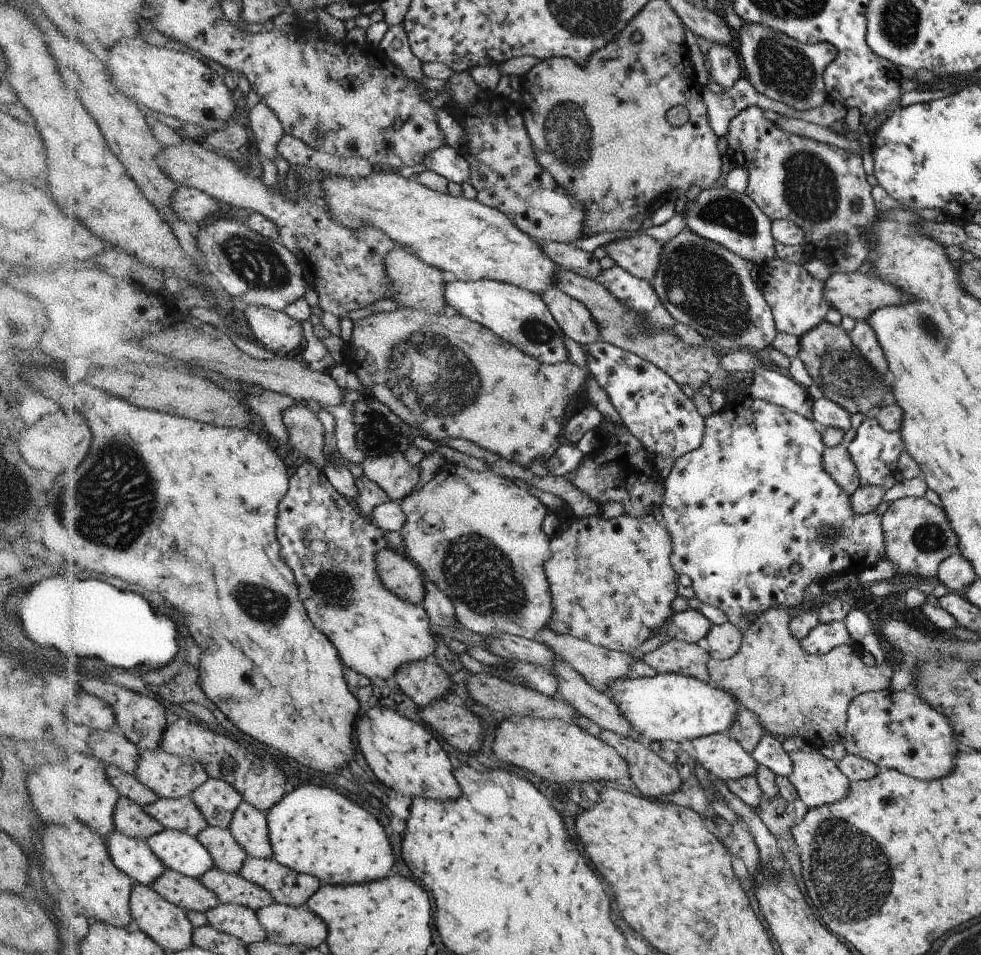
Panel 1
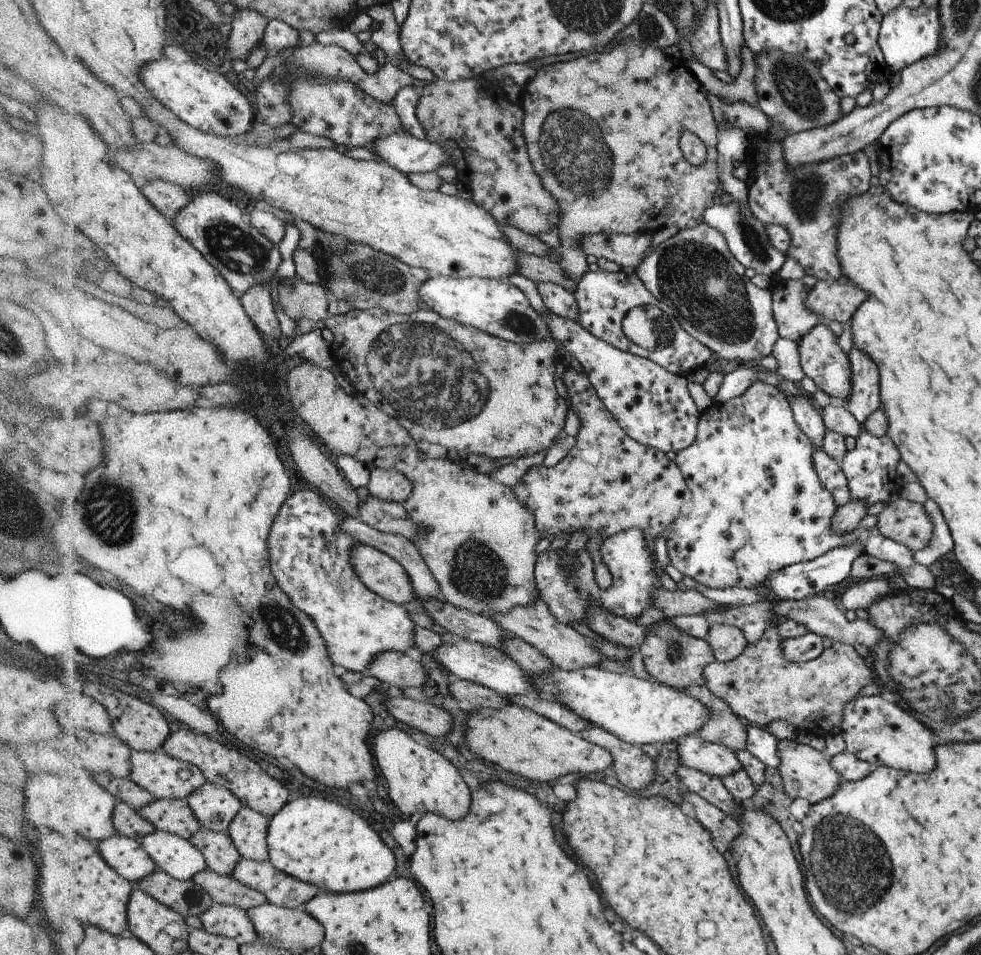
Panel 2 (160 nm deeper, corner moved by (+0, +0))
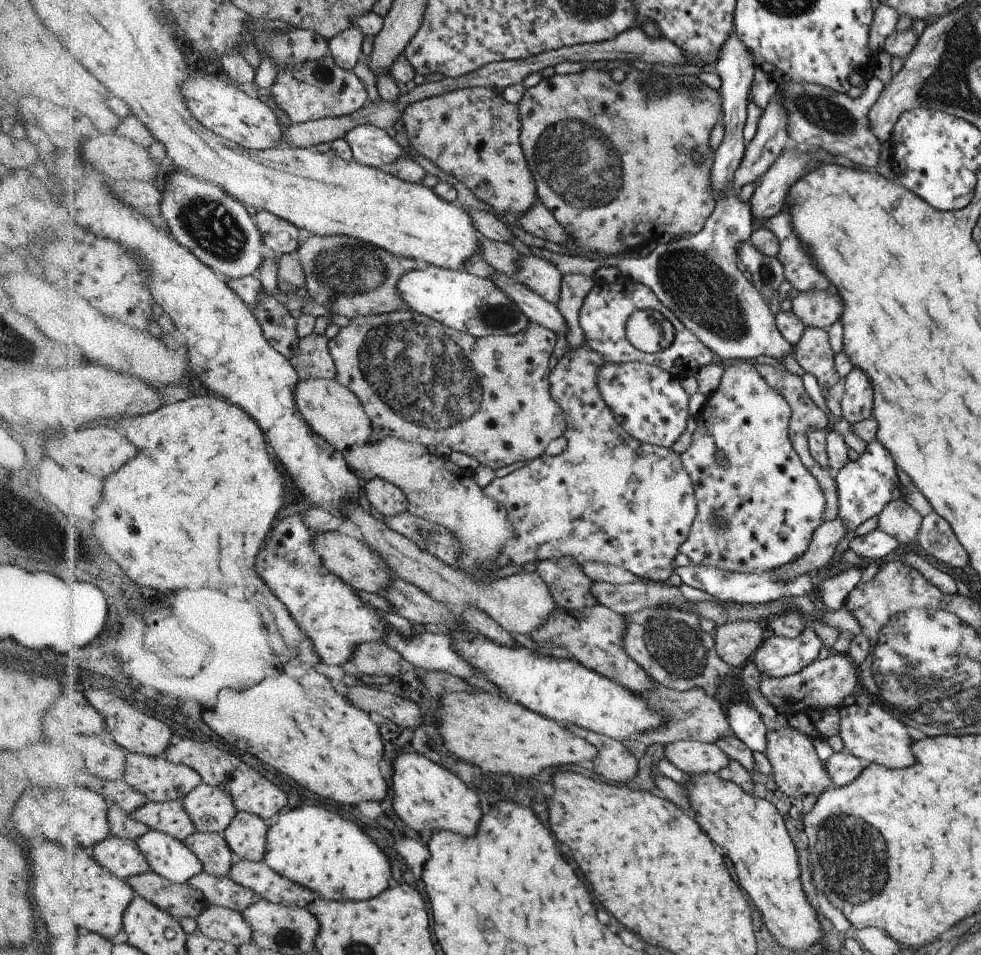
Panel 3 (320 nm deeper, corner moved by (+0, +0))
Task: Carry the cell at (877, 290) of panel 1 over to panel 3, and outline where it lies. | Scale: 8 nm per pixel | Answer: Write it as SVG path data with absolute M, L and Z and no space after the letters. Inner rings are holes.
M808 290L795 293L792 311L805 323L806 327L828 329L841 320L844 298L838 292L829 290Z

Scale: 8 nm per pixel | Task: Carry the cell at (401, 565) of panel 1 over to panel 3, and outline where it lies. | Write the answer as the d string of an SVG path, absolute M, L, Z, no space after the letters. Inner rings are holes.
M328 531L314 535L314 550L320 555L322 564L328 572L335 574L342 582L349 584L355 590L364 590L374 594L382 594L389 585L389 576L380 566L380 562L374 558L372 550L366 543L350 536L341 534L339 531Z

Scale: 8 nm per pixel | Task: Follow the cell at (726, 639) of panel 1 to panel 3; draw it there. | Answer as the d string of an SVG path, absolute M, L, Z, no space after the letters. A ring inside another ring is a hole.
M726 622L714 634L720 658L733 671L739 671L763 644L764 632L759 622Z

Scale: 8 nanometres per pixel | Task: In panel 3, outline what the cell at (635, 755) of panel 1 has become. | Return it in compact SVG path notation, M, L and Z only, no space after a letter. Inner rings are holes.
M566 723L564 726L597 748L598 756L589 765L594 773L603 776L610 782L624 784L637 776L638 760L620 741L572 723Z

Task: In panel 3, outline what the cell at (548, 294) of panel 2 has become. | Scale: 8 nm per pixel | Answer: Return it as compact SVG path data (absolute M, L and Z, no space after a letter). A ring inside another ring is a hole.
M520 255L518 280L547 302L557 305L561 298L561 273L550 262L535 255Z

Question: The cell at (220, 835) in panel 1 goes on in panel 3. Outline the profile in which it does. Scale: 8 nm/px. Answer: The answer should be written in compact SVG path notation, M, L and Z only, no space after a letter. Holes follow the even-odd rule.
M198 831L185 843L202 859L205 870L218 878L230 877L237 855L230 846L225 833Z

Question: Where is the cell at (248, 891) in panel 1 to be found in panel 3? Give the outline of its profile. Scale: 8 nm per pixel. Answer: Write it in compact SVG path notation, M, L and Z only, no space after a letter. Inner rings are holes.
M206 870L194 877L190 884L204 892L209 904L228 907L242 914L263 899L258 891L236 882L232 877L218 878Z

